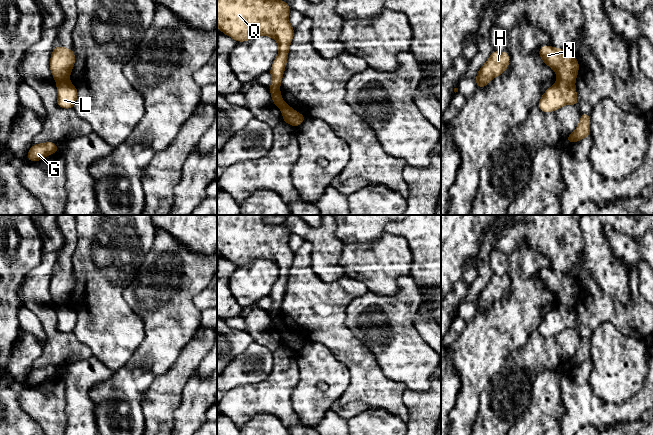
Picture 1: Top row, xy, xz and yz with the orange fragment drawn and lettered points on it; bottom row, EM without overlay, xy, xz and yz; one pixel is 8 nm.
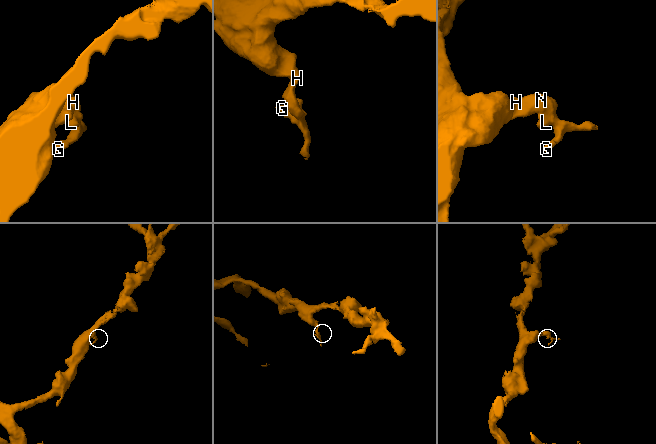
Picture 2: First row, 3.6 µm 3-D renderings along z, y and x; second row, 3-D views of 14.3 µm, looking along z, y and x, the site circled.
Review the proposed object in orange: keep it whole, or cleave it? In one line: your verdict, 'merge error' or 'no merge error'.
merge error

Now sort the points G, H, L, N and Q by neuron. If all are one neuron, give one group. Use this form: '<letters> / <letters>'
G L / H N Q

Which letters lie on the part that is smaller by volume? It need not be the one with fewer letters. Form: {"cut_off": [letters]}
{"cut_off": ["G", "L"]}

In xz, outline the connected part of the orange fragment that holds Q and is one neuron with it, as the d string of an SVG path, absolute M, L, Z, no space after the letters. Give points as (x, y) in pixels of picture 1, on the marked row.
M217 0L217 26L220 28L221 33L232 37L238 42L247 41L259 35L266 35L277 41L279 53L269 71L272 76L269 90L273 103L283 113L283 121L298 127L304 121L305 116L286 104L280 94L280 83L288 58L289 46L294 36L294 28L288 20L290 10L289 5L284 0Z

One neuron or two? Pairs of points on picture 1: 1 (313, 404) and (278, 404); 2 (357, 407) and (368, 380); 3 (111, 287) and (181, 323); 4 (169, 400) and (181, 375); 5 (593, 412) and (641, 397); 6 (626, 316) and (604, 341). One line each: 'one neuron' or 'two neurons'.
1: two neurons
2: two neurons
3: two neurons
4: one neuron
5: one neuron
6: two neurons

